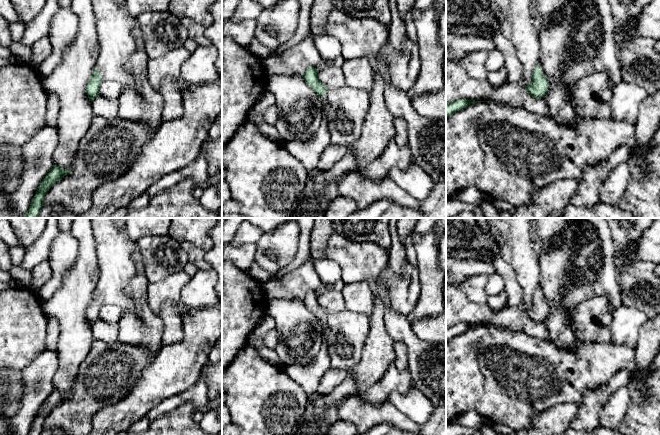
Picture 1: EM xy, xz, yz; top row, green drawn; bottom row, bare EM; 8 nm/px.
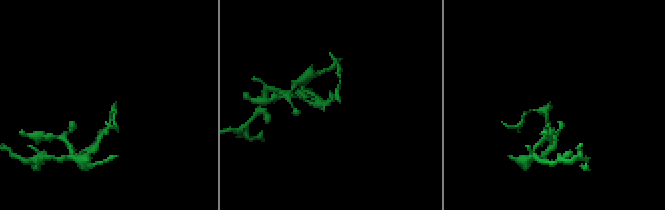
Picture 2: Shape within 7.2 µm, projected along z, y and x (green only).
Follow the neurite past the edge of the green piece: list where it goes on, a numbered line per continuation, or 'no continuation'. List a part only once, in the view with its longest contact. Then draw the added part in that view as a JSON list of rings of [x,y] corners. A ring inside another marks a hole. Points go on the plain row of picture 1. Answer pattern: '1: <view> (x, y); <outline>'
1: xy (114, 248); [[[91,218],[91,222],[99,264],[96,294],[100,297],[103,305],[116,305],[121,312],[138,310],[138,307],[125,292],[128,282],[136,274],[136,264],[132,259],[132,251],[137,246],[136,242],[128,237],[126,227],[120,227],[114,218]]]

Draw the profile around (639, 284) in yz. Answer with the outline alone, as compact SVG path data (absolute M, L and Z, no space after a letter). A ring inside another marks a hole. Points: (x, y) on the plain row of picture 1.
M637 260L617 274L622 304L640 307L650 319L660 314L660 277L655 268L655 263Z

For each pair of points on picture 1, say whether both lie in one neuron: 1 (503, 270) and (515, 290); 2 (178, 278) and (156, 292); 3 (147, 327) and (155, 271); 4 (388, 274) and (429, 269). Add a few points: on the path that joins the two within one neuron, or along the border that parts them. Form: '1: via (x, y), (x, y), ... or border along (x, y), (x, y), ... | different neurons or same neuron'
1: via (508, 275), (511, 285) | same neuron
2: via (173, 283), (166, 290), (161, 291) | same neuron
3: border along (143, 259), (143, 270), (149, 283) | different neurons
4: border along (416, 267), (419, 273), (420, 294) | different neurons

